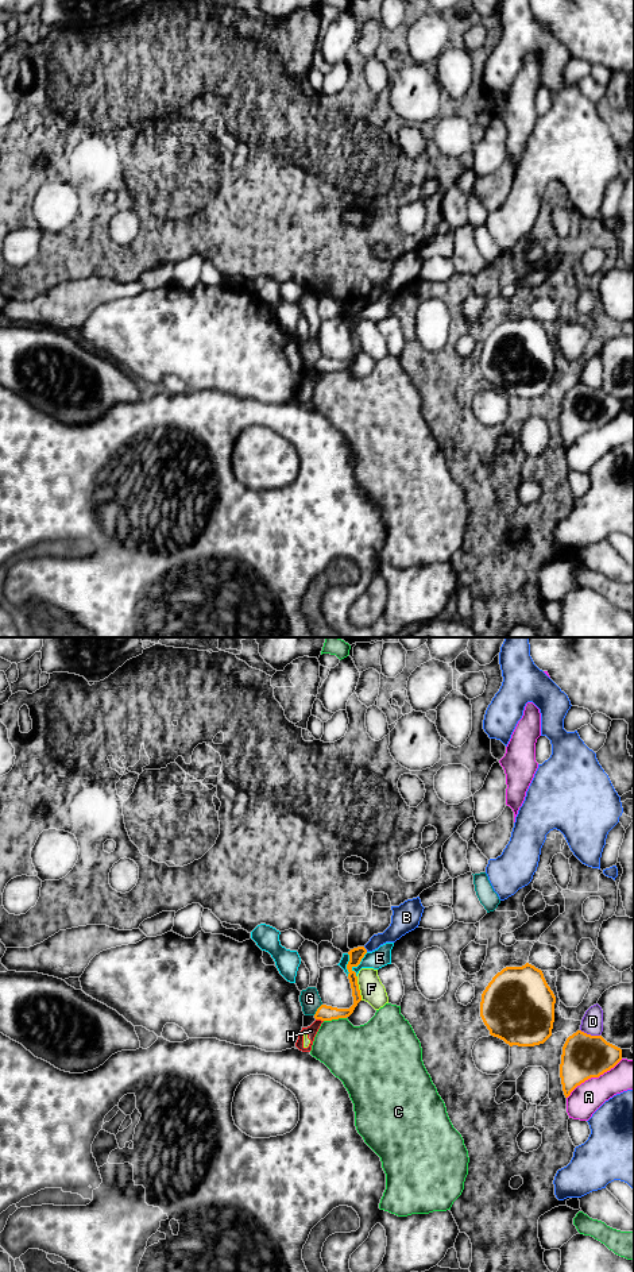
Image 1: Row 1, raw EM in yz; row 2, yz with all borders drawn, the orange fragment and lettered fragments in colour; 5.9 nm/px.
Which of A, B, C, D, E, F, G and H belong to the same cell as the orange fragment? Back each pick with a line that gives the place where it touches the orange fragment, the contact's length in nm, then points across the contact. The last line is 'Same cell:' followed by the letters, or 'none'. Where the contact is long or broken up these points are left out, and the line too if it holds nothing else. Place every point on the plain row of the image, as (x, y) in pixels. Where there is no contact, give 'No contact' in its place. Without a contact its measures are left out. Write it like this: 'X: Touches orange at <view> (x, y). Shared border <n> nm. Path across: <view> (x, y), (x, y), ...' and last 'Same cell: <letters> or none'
Same cell: none

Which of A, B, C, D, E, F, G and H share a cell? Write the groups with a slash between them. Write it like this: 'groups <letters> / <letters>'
groups A / B / C / D / E / F H / G

